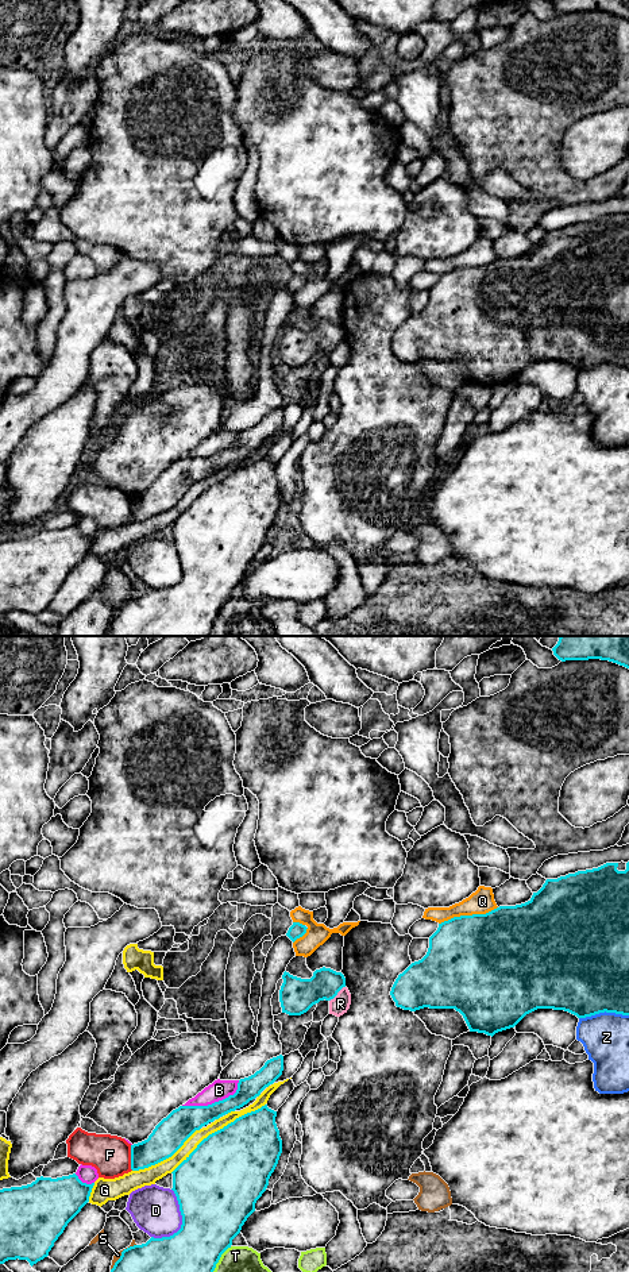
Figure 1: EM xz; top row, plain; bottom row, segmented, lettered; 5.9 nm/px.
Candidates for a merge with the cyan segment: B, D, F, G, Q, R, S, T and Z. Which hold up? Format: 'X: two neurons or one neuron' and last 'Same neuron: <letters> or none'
B: two neurons
D: two neurons
F: two neurons
G: two neurons
Q: two neurons
R: two neurons
S: two neurons
T: two neurons
Z: two neurons
Same neuron: none

